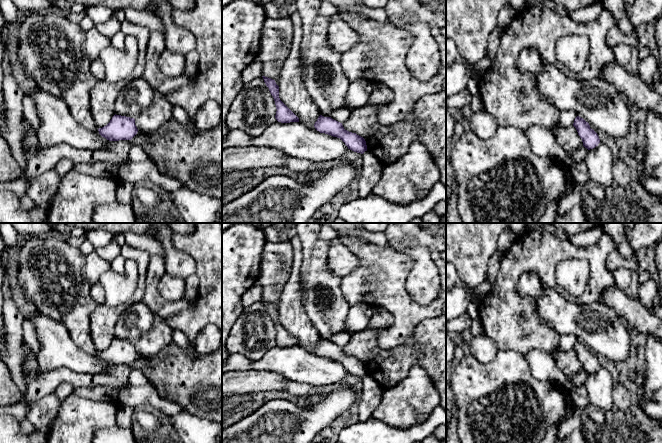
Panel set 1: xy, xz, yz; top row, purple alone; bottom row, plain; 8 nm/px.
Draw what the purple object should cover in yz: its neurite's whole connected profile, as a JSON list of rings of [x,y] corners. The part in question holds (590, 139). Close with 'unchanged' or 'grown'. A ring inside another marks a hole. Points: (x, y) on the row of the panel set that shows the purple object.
[[[577,116],[574,120],[573,126],[576,128],[585,148],[590,150],[598,146],[600,143],[599,136],[593,129],[590,128],[588,122]]] | unchanged

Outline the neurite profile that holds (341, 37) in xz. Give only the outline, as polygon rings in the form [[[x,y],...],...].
[[[337,14],[328,17],[328,44],[338,53],[344,53],[360,40],[360,34],[353,30]]]

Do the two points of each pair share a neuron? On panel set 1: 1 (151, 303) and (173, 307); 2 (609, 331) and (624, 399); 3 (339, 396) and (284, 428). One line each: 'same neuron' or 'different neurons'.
1: same neuron
2: different neurons
3: same neuron

